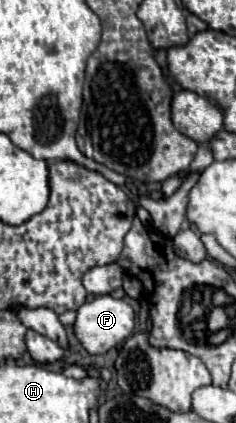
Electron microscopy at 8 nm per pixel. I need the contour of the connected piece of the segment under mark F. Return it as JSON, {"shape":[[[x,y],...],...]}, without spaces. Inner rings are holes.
{"shape":[[[96,296],[92,302],[86,302],[76,312],[74,334],[88,354],[106,354],[110,348],[122,344],[128,336],[134,334],[134,310],[128,302],[112,296]]]}

